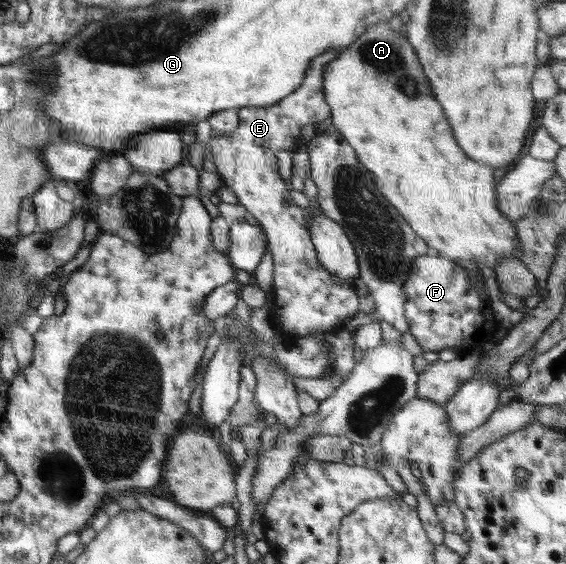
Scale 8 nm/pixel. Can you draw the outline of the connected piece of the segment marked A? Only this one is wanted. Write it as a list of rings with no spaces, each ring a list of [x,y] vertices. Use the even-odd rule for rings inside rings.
[[[387,21],[370,25],[324,69],[323,93],[330,106],[331,124],[355,150],[360,164],[375,176],[377,189],[431,251],[456,262],[482,262],[493,269],[499,258],[515,256],[516,246],[521,246],[516,222],[505,218],[497,207],[494,168],[472,160],[458,146],[407,37],[392,31]]]

